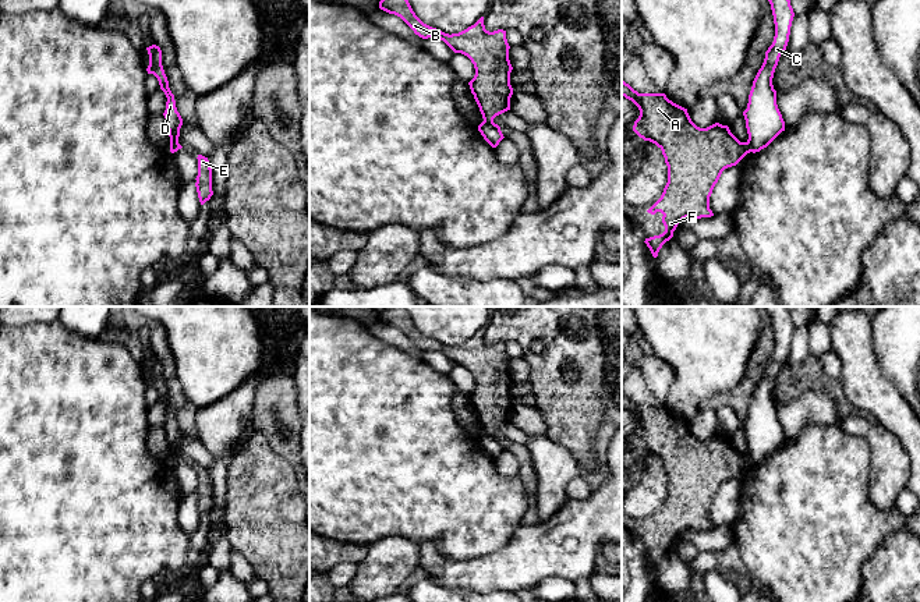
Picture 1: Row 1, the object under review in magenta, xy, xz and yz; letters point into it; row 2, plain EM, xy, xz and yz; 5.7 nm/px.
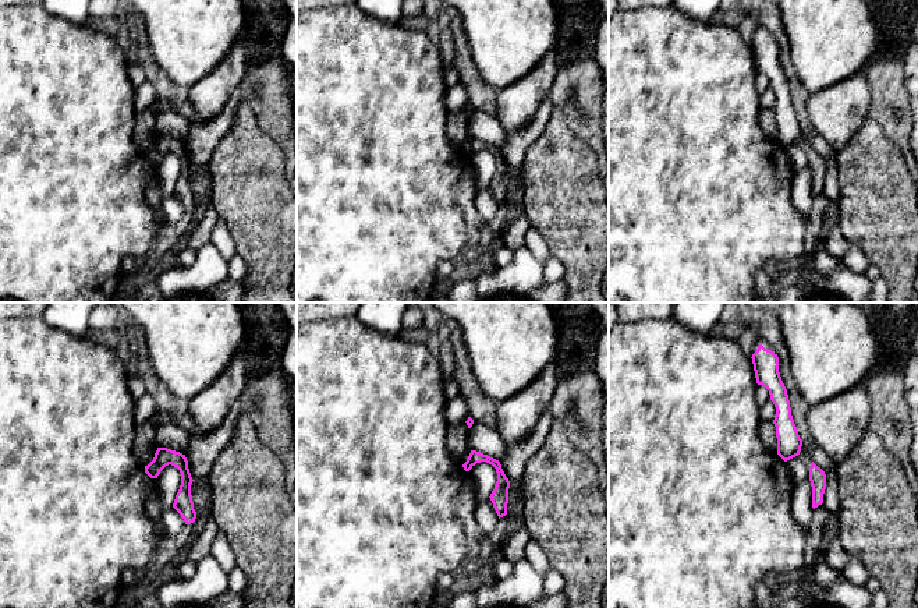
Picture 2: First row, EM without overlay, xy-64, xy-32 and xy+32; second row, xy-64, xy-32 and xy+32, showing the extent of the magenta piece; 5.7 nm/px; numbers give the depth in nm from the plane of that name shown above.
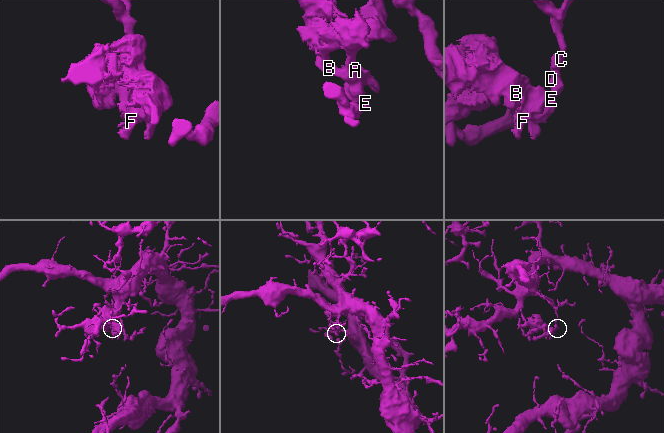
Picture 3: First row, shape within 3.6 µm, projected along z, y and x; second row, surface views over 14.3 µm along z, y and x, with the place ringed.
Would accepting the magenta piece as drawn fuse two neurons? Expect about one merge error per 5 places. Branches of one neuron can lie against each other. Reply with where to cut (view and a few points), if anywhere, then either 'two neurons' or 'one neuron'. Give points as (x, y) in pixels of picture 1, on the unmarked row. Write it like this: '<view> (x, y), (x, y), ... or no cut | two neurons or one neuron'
xz (484, 432), (492, 435) | two neurons

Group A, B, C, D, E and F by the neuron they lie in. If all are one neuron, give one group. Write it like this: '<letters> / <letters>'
A B E F / C D

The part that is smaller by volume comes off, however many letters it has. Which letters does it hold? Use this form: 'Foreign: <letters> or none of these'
Foreign: A, B, E, F

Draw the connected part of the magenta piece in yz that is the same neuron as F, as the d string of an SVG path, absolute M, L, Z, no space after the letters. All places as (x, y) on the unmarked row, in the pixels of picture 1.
M622 390L622 408L631 412L640 422L634 433L633 443L643 450L655 456L665 470L668 478L668 495L661 510L647 523L651 527L661 524L665 543L659 548L645 550L654 570L658 569L662 557L673 549L677 537L686 530L711 530L710 509L722 484L736 478L750 460L747 454L740 454L728 438L715 435L707 440L697 439L687 421L673 415L665 406L638 406Z

